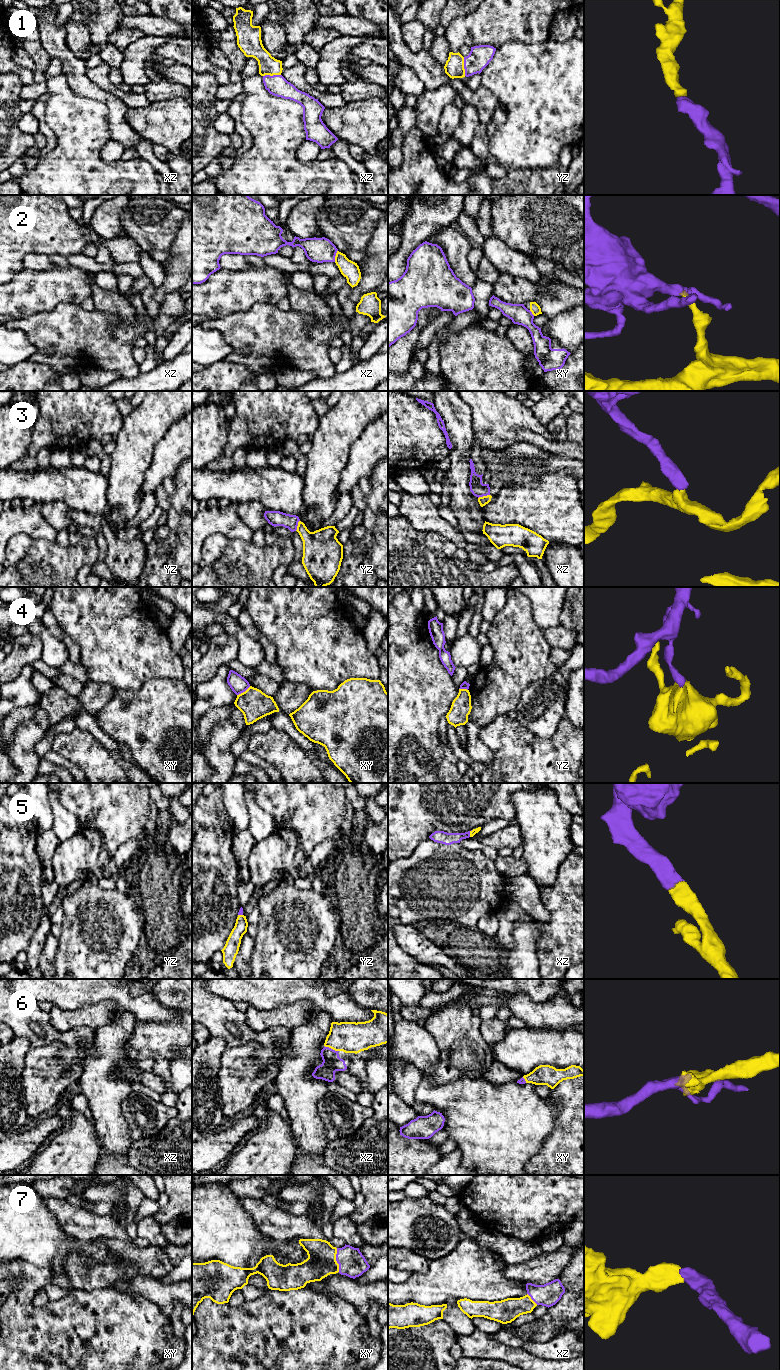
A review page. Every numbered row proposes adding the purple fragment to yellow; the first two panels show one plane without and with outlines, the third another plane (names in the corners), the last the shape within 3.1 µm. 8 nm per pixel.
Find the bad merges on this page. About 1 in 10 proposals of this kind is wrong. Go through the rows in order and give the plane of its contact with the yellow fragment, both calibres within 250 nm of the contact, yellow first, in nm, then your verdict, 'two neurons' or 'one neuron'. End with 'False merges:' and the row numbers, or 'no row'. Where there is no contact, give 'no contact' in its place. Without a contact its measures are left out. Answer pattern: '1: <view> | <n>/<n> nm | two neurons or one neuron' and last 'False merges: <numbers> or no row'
1: yz | 160/180 nm | one neuron
2: xz | 140/200 nm | two neurons
3: xz | 70/120 nm | one neuron
4: xy | 240/140 nm | two neurons
5: xz | 50/100 nm | one neuron
6: xz | 260/150 nm | one neuron
7: xy | 240/220 nm | one neuron
False merges: 2, 4

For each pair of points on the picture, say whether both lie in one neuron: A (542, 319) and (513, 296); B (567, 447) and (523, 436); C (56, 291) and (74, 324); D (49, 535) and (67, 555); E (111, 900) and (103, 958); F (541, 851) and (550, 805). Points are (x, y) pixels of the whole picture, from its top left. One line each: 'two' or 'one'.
A: two
B: one
C: two
D: two
E: one
F: one

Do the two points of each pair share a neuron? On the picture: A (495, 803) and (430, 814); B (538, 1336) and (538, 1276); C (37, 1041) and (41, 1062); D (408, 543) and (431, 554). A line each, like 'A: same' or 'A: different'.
A: same
B: different
C: different
D: same

